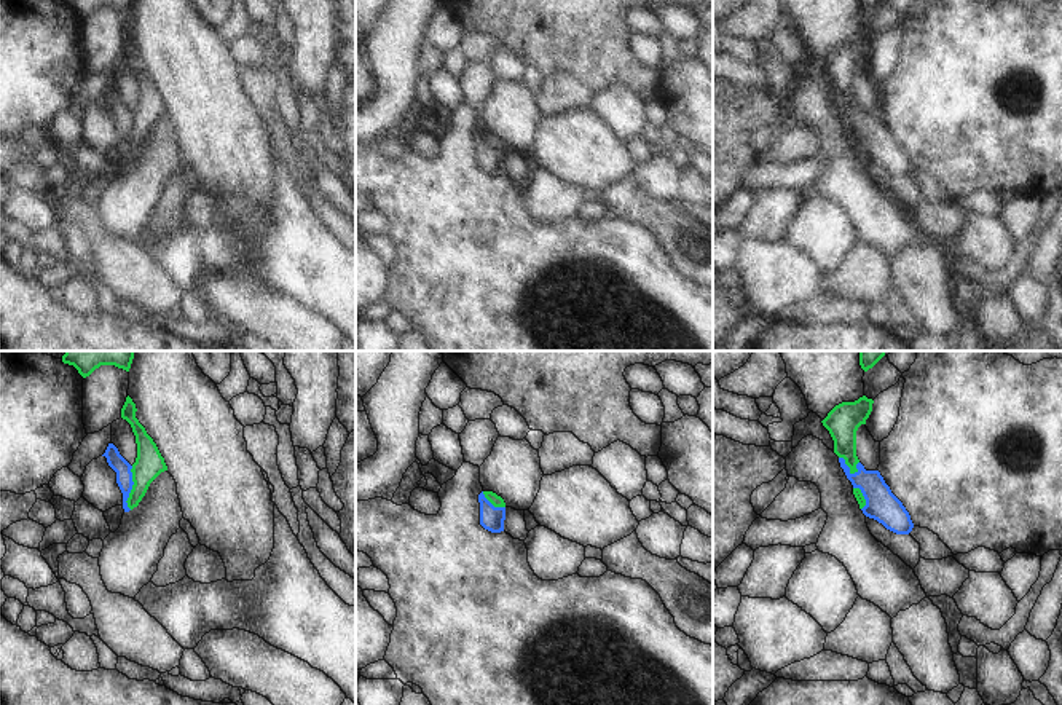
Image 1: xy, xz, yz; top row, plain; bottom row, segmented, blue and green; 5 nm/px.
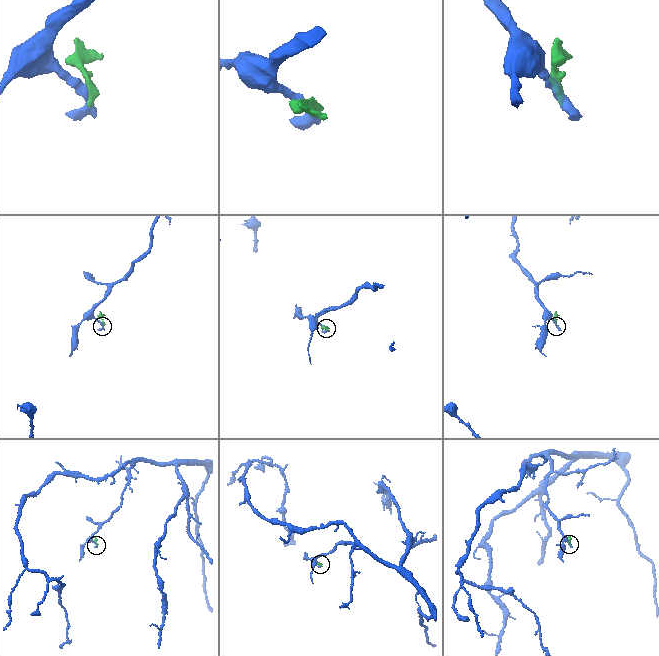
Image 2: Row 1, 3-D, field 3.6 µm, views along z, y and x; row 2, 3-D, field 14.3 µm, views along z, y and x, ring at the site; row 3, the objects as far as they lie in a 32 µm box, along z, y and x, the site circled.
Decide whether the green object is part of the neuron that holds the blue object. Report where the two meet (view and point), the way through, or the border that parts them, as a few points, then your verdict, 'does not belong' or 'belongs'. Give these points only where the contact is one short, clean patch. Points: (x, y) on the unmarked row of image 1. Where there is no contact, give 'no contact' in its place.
xy (131, 131) | along xy (133, 109), (133, 131), (126, 144), (129, 152) | does not belong

